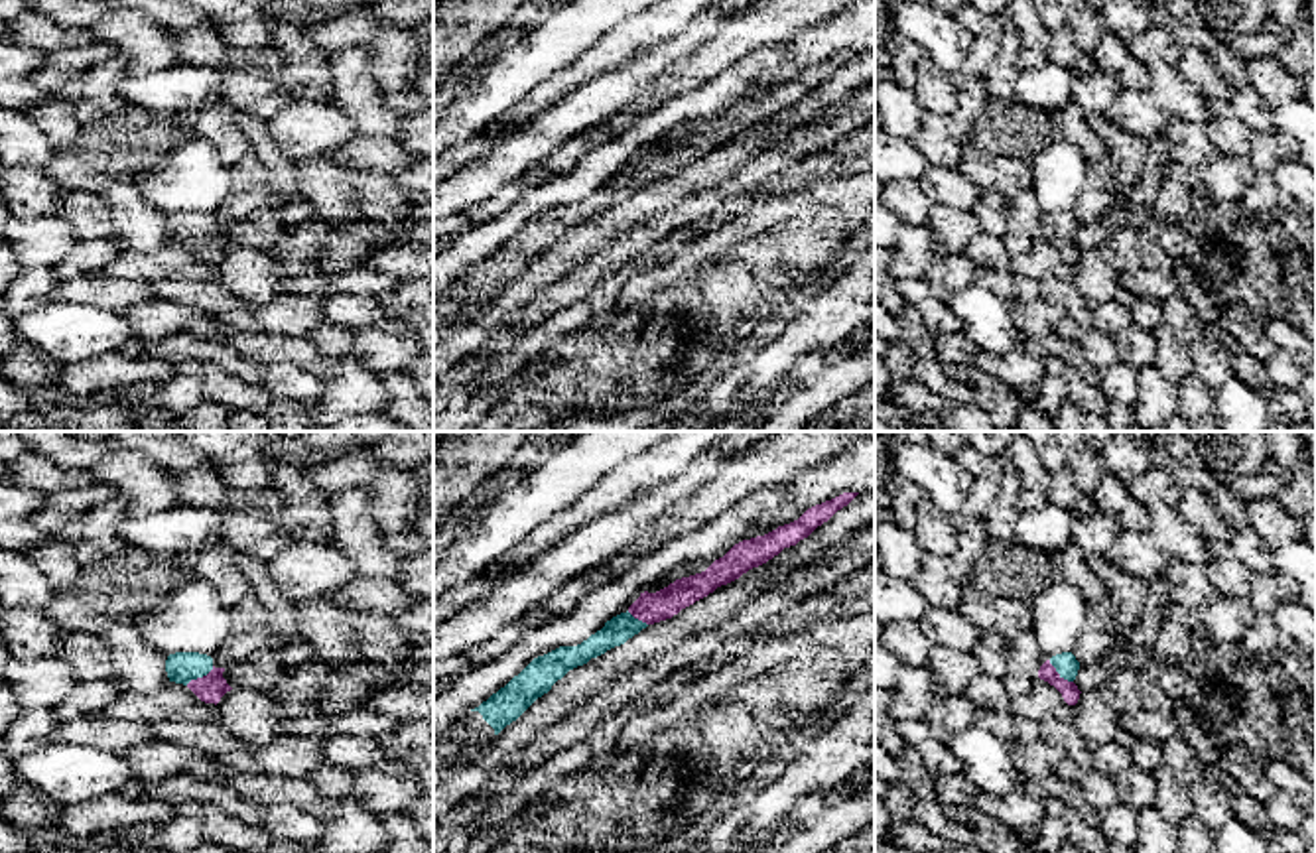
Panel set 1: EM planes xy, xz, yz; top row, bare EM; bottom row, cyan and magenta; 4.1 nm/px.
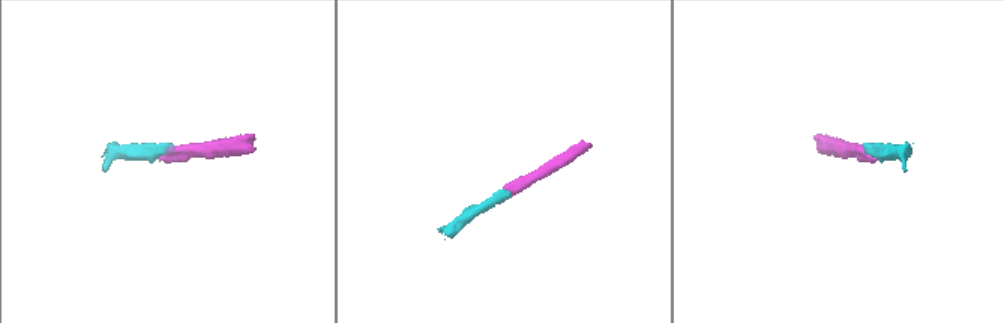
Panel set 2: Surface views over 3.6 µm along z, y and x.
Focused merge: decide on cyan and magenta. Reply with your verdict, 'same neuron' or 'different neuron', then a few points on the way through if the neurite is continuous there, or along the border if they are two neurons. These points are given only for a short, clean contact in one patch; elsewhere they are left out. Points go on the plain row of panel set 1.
same neuron; runs through yz (1066, 223), (1060, 233), (1047, 231)

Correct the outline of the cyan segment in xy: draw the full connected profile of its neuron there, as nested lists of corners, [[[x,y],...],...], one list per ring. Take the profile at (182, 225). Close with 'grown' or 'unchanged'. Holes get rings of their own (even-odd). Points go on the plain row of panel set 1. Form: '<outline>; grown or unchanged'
[[[175,211],[165,219],[169,240],[187,244],[201,260],[219,262],[232,246],[223,236],[225,227],[215,227],[213,217],[199,211]]]; grown

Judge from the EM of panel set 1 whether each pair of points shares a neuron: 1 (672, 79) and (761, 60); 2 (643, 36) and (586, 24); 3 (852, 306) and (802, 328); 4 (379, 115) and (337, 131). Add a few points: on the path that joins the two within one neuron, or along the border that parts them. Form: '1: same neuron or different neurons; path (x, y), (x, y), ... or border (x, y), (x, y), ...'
1: different neurons; border (765, 46), (731, 62), (684, 93)
2: different neurons; border (627, 20), (607, 30), (576, 60)
3: same neuron; path (840, 314), (814, 320)
4: different neurons; border (329, 103), (359, 132)

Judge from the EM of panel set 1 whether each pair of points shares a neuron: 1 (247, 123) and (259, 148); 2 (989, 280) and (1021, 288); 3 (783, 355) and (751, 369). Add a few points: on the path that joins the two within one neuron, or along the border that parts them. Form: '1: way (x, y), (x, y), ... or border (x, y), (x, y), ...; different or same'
1: way (253, 129), (259, 134), (259, 142); same
2: way (997, 282), (1013, 288); same
3: way (775, 361), (767, 369), (759, 369); same

